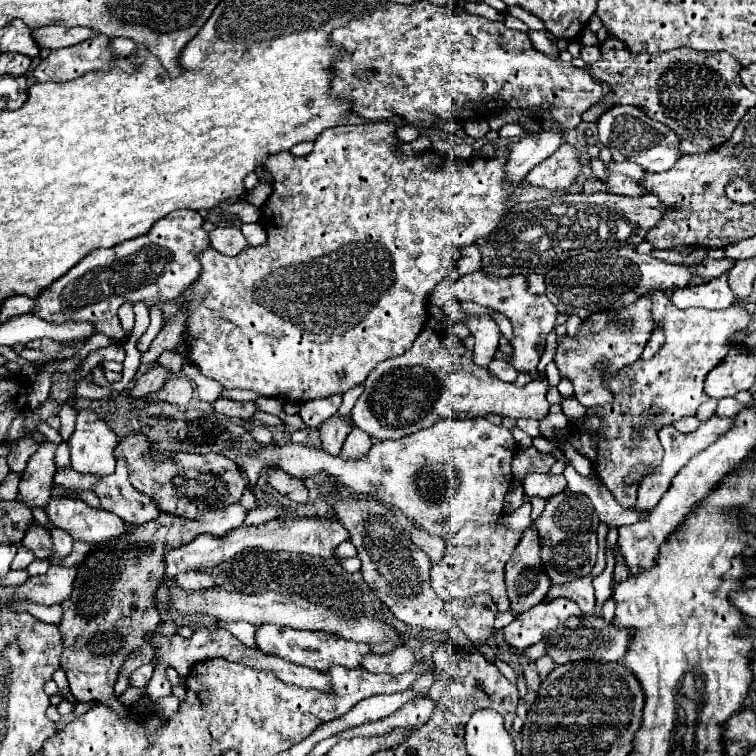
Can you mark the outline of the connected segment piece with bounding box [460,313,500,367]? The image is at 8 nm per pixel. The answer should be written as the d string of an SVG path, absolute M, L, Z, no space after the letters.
M464 313L460 323L464 323L470 329L472 337L476 339L474 363L488 367L498 349L498 337L500 337L498 325L490 315L468 315L468 313Z

